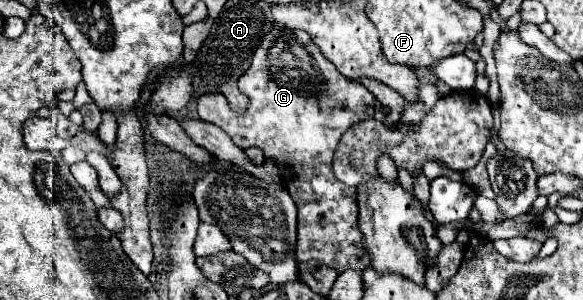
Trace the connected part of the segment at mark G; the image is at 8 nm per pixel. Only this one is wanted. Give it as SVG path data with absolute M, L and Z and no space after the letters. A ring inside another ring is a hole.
M272 27L264 35L260 47L254 51L252 65L240 77L238 87L242 89L242 93L250 97L250 105L244 115L236 117L236 113L230 109L228 101L220 93L202 95L198 99L198 115L202 121L220 125L240 149L260 147L266 157L278 163L284 177L284 185L298 209L298 245L296 245L298 261L318 259L338 273L344 273L346 269L362 271L370 267L370 255L364 249L364 237L358 229L356 189L345 187L345 195L342 195L342 183L332 173L332 157L342 133L346 133L348 127L366 121L368 119L366 111L374 111L376 107L374 95L368 93L366 87L358 85L356 81L342 77L338 69L322 55L318 45L310 41L308 33L284 27Z

